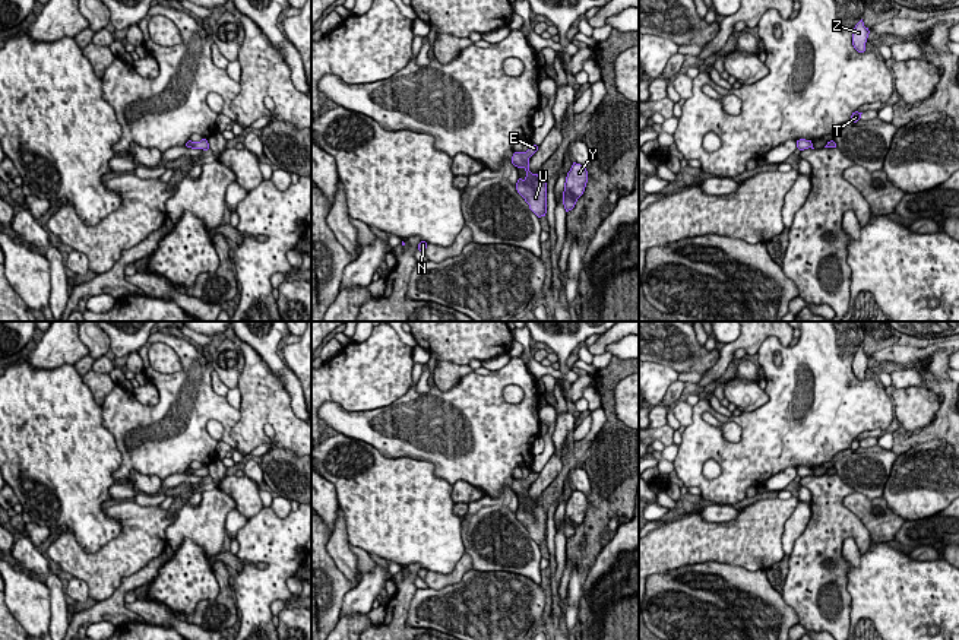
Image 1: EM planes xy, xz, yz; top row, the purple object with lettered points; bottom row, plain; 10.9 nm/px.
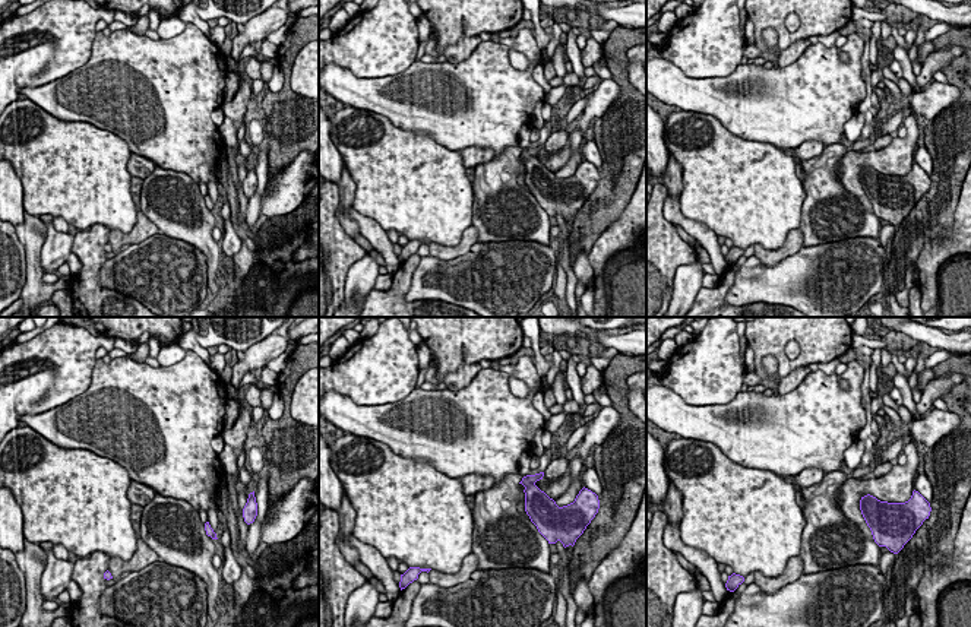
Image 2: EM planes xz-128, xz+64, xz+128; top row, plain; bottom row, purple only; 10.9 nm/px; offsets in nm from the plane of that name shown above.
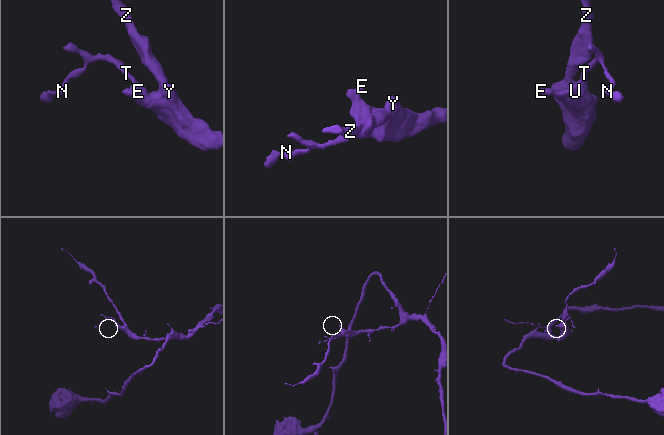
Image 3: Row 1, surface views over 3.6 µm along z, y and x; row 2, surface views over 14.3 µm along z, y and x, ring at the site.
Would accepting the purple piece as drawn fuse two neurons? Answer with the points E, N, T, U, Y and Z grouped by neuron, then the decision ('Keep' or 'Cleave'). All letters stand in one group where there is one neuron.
Groups: E N T U Y Z. Keep

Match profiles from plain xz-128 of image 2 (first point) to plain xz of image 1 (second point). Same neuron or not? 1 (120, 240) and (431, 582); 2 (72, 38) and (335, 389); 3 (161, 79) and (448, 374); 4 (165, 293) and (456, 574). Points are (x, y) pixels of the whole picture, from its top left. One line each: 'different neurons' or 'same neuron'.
1: same neuron
2: same neuron
3: different neurons
4: different neurons

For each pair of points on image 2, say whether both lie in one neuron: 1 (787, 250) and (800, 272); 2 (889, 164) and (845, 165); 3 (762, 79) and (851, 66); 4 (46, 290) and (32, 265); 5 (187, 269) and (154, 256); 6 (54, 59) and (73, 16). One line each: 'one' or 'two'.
1: two
2: one
3: one
4: one
5: one
6: one

